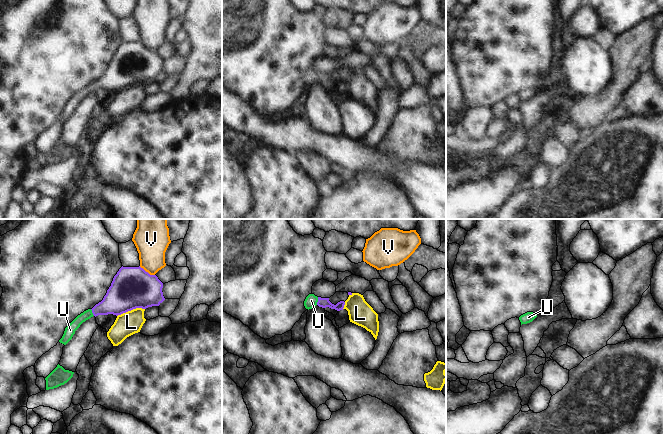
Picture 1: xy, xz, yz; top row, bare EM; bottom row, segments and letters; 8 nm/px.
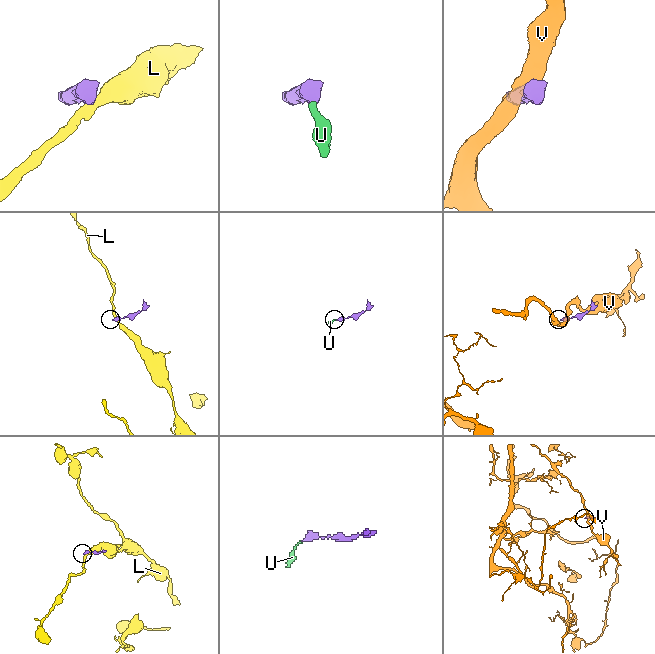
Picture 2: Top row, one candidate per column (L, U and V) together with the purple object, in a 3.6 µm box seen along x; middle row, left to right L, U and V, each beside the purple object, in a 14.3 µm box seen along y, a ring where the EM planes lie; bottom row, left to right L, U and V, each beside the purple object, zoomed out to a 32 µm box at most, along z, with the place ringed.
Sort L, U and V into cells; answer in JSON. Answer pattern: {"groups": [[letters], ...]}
{"groups": [["L"], ["U"], ["V"]]}

